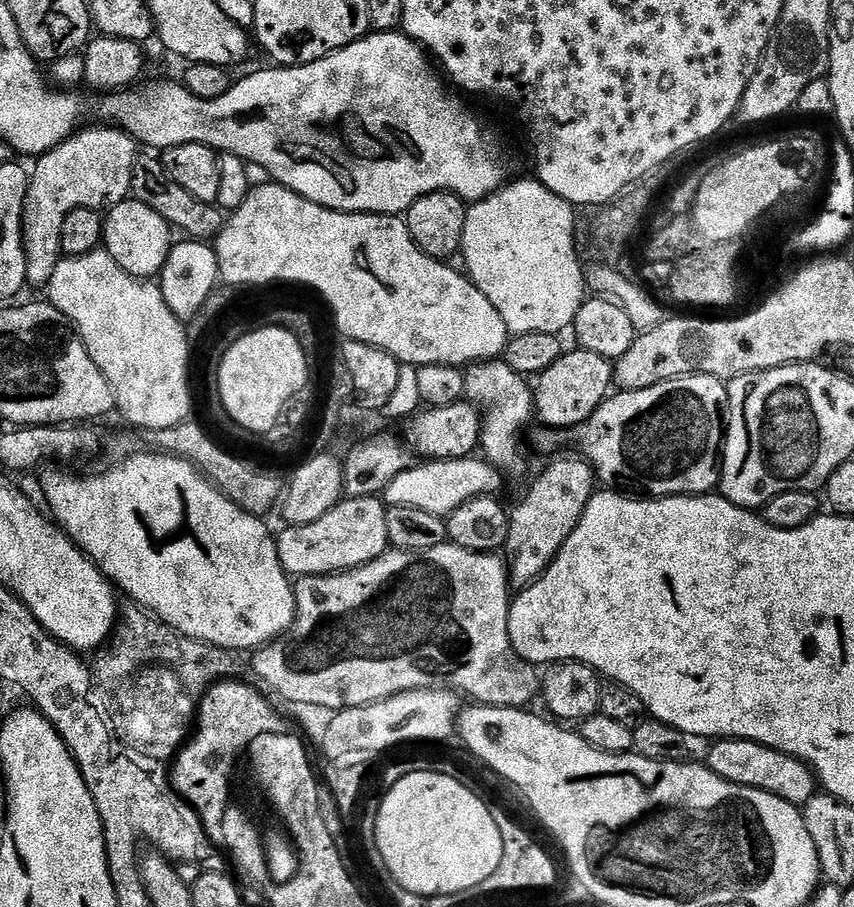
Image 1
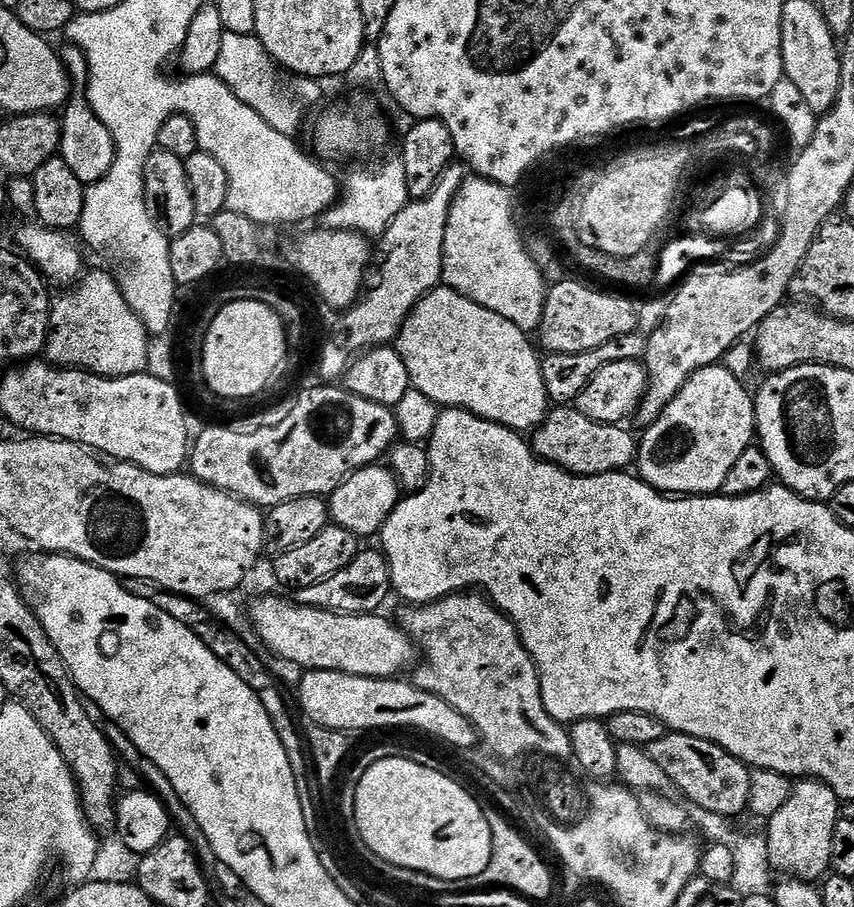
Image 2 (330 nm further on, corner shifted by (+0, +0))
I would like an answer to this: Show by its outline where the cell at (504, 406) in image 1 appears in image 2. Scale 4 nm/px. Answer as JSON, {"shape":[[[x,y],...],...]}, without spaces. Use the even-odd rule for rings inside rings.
{"shape":[[[556,406],[530,436],[530,447],[539,459],[563,468],[573,476],[597,476],[623,472],[636,462],[637,437],[619,424],[603,424],[586,418],[575,406]]]}

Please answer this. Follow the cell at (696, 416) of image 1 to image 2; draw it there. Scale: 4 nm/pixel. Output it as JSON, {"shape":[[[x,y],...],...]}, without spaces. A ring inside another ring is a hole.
{"shape":[[[713,366],[695,372],[686,382],[686,386],[682,386],[682,390],[679,394],[667,404],[664,408],[664,413],[662,413],[652,425],[643,429],[642,435],[638,440],[634,468],[640,479],[646,481],[646,483],[649,484],[651,488],[655,488],[657,492],[661,494],[671,494],[676,498],[683,498],[686,496],[710,496],[719,493],[726,482],[726,474],[730,474],[731,468],[734,467],[735,460],[737,460],[745,450],[753,447],[754,441],[757,439],[756,402],[753,393],[751,391],[748,393],[747,390],[744,389],[743,382],[740,381],[730,369],[724,367],[725,366]]]}

